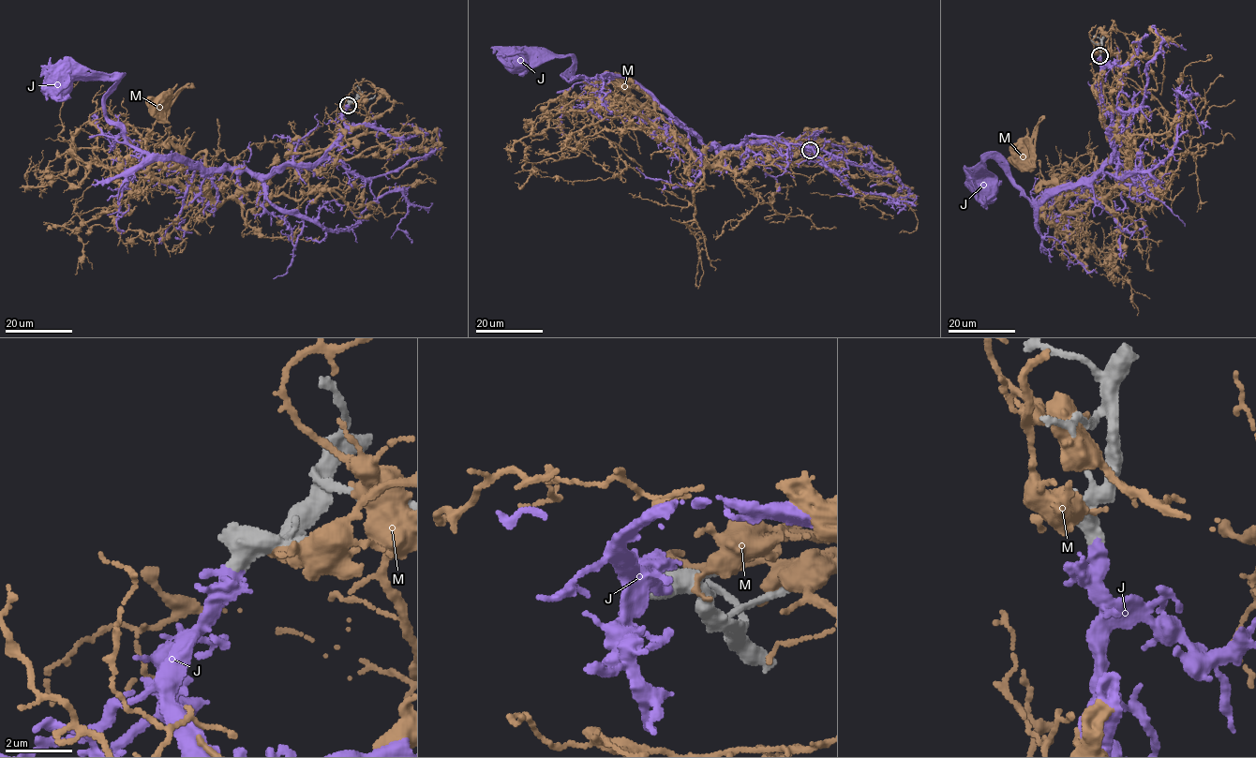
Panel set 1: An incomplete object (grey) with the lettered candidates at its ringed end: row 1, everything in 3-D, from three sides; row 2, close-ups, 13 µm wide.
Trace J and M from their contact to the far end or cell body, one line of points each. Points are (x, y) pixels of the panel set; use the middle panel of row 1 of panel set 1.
J: (810, 150), (811, 139), (803, 135), (703, 144), (629, 79), (568, 81), (561, 74), (570, 56), (519, 56)
M: (813, 150), (820, 143), (834, 160), (778, 164), (724, 151), (695, 157), (620, 98), (615, 104), (620, 84)

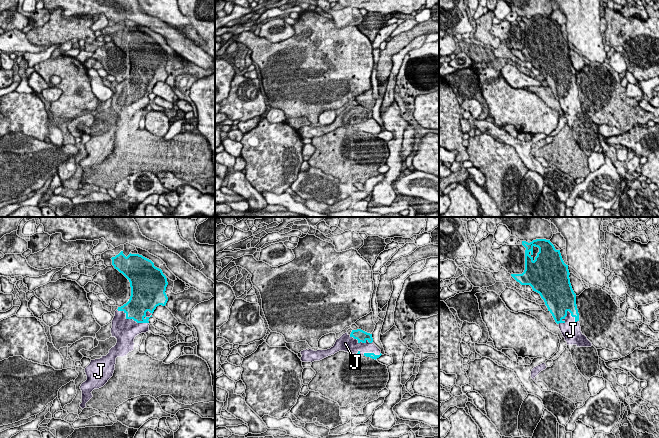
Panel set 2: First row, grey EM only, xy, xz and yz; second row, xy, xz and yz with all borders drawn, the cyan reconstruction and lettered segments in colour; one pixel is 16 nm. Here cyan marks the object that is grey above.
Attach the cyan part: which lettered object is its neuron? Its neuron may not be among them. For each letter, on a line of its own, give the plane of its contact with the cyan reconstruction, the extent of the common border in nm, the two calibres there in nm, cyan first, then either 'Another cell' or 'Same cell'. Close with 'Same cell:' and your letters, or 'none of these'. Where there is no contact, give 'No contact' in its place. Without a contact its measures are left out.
J: Touches cyan in yz. Shared border 340 nm. Thickness 480 nm (cyan) against 240 nm. Same cell
M: No contact. Another cell
Same cell: J

